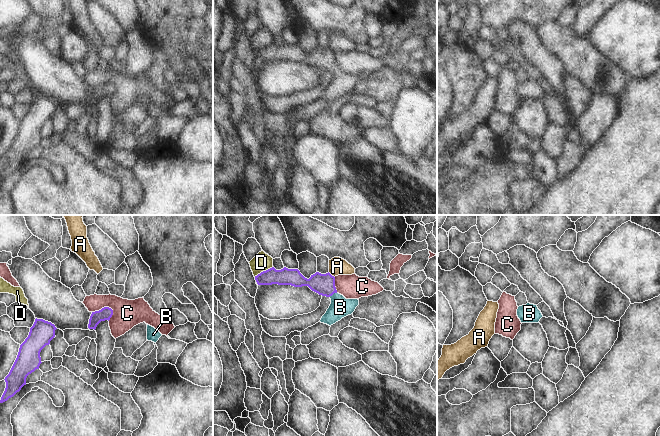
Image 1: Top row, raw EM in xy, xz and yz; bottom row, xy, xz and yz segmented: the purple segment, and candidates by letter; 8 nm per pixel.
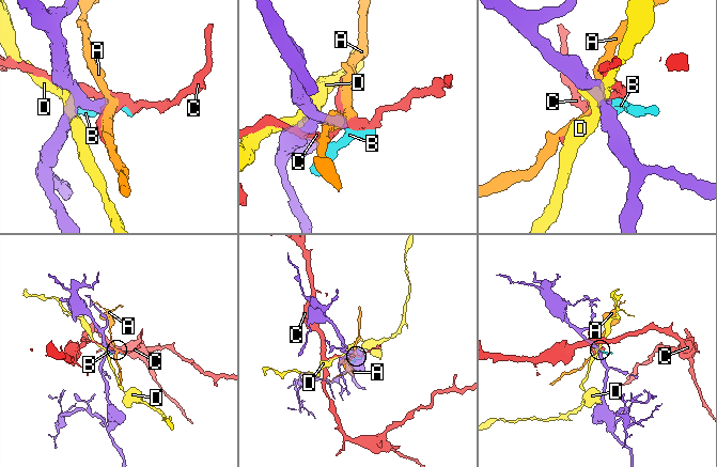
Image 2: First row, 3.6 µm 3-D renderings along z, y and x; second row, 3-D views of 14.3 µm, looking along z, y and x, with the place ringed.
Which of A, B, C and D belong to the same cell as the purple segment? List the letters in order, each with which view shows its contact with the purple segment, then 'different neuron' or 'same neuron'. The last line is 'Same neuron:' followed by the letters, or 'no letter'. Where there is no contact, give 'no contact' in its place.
A: contact in xz; different neuron
B: contact in xz; same neuron
C: contact in xy; different neuron
D: contact in xz; different neuron
Same neuron: B

